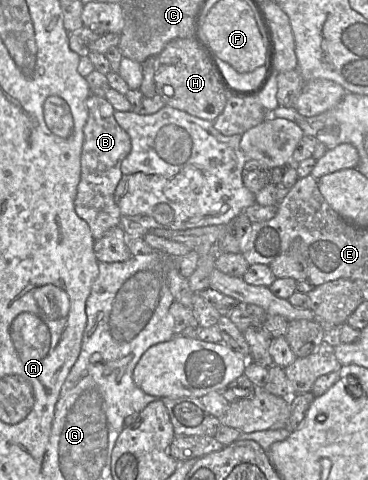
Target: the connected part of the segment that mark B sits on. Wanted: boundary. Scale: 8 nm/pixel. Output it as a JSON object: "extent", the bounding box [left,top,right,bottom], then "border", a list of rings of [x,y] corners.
{"extent":[74,94,131,240],"border":[[[91,94],[86,105],[88,119],[83,130],[81,178],[77,186],[74,207],[77,215],[88,224],[96,240],[111,228],[120,225],[120,209],[114,200],[114,191],[122,176],[121,163],[131,150],[131,139],[116,122],[115,109],[105,97]]]}

